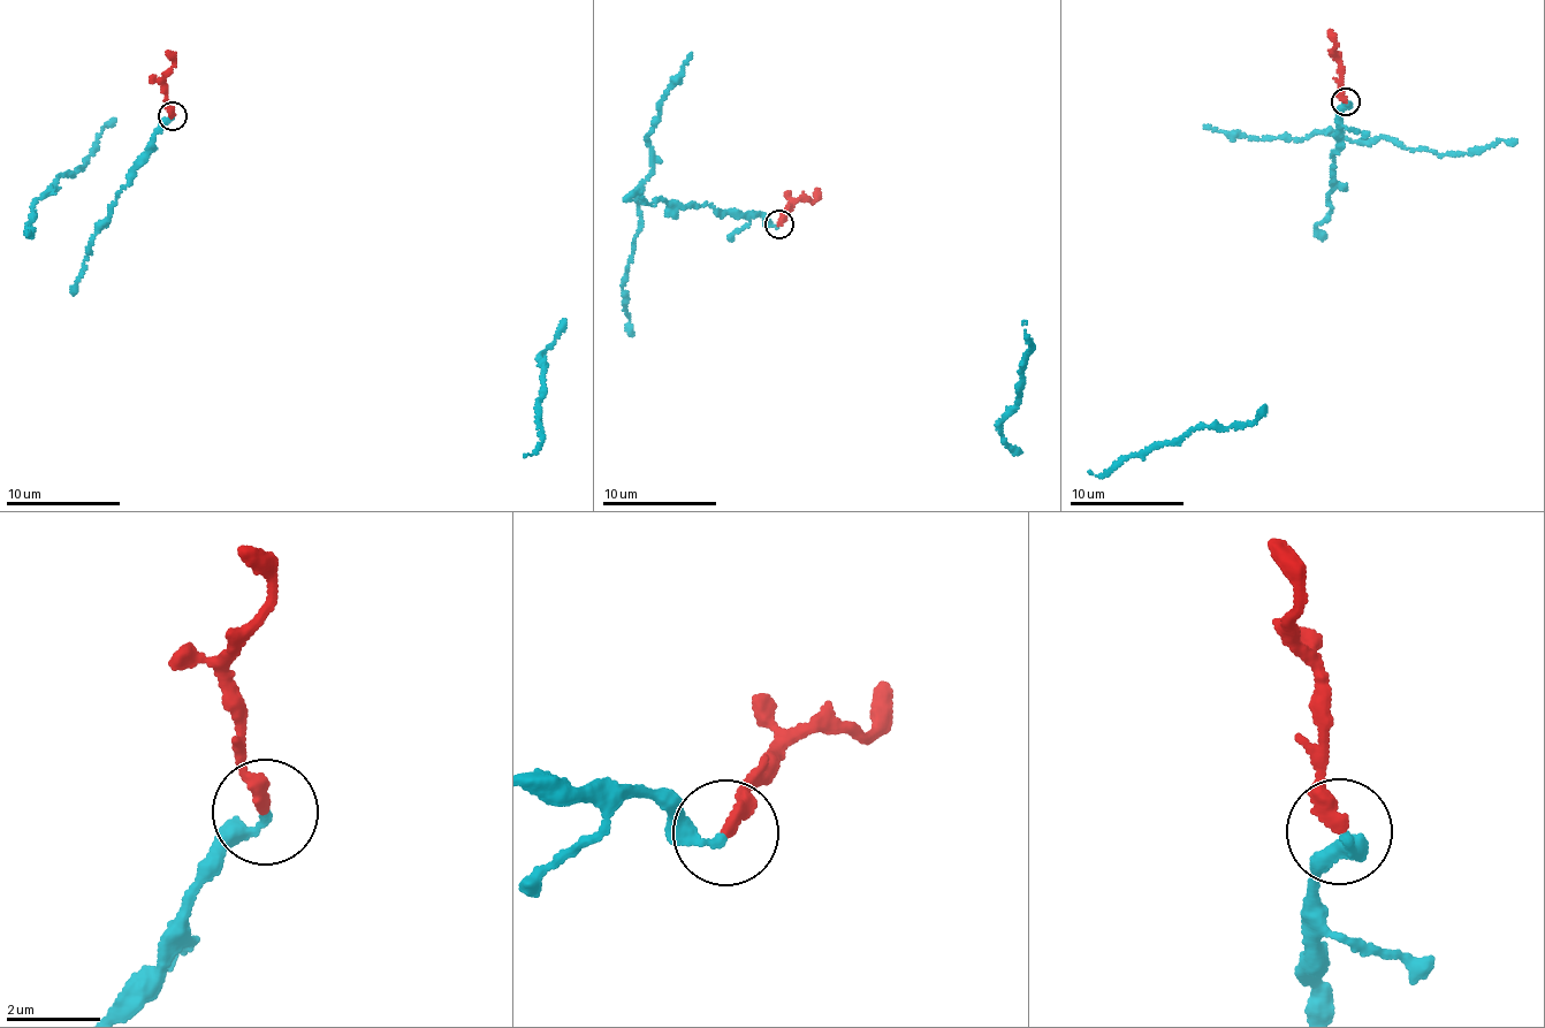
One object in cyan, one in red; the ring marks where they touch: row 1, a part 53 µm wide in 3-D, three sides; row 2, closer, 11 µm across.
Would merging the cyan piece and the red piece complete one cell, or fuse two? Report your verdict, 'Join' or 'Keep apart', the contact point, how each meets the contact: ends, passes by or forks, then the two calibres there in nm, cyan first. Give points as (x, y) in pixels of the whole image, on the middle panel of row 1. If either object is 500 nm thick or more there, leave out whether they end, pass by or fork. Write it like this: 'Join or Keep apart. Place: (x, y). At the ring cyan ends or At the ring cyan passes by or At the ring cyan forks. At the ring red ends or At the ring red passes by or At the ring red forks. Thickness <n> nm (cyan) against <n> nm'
Join. Place: (778, 225). At the ring cyan ends. At the ring red ends. Thickness 200 nm (cyan) against 320 nm

